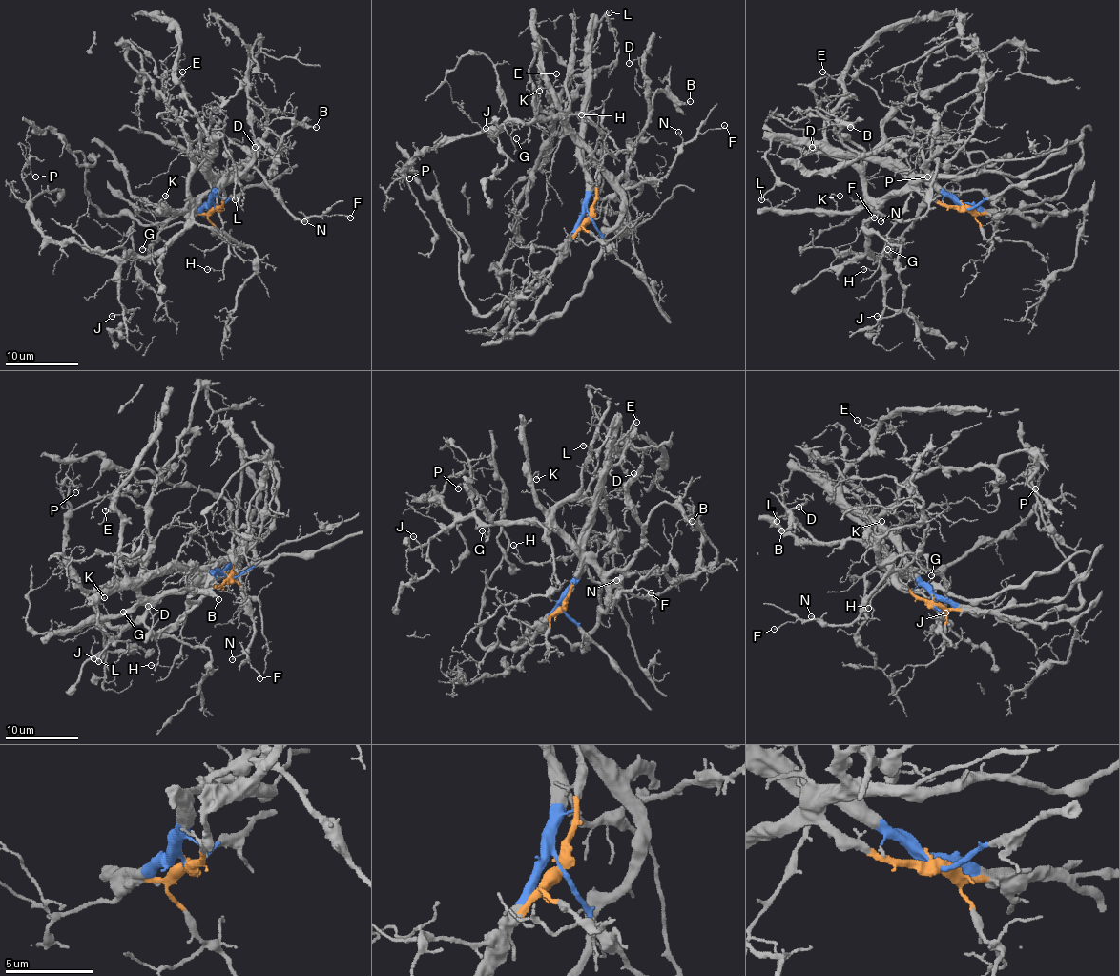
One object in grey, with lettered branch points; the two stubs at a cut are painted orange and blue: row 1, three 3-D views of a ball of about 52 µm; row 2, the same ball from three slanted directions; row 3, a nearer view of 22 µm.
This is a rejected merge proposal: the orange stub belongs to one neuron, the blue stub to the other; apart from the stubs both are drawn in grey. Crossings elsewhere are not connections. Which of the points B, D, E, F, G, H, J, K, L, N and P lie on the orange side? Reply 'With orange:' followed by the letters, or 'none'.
With orange: B, D, G, J, K, P

